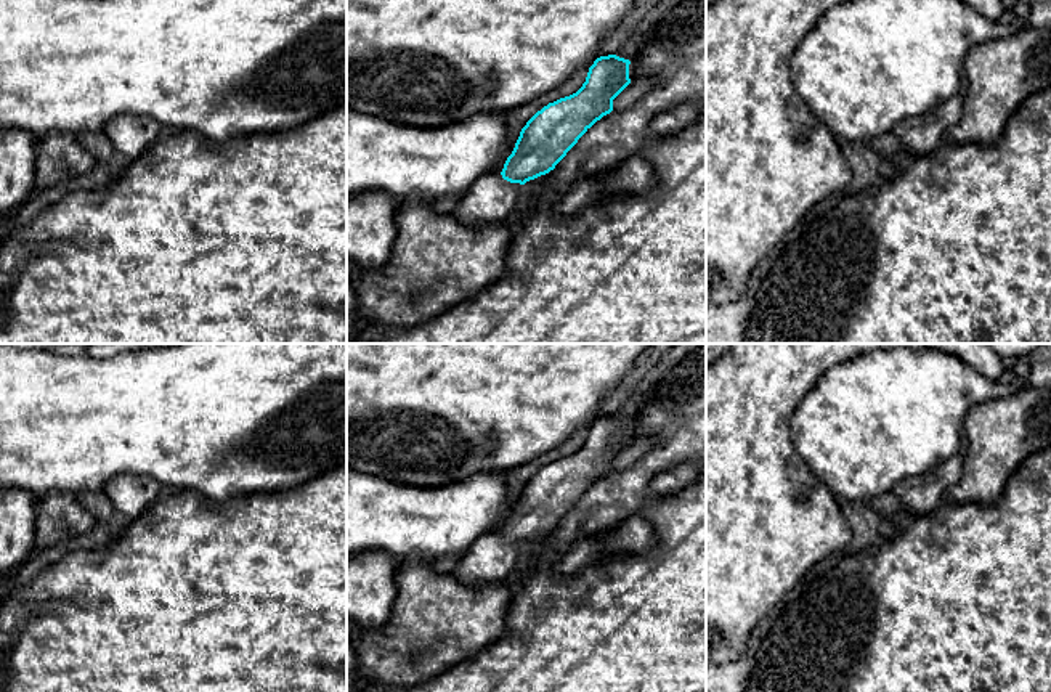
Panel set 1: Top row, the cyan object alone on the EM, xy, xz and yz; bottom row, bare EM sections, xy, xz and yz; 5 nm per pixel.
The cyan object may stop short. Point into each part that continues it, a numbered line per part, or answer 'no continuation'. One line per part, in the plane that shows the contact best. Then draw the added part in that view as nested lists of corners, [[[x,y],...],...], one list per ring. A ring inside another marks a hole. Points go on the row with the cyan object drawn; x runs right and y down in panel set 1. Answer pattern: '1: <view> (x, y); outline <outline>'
1: xz (491, 201); outline [[[486,173],[464,194],[451,214],[456,220],[475,226],[499,226],[518,210],[523,185],[510,183],[501,173]]]

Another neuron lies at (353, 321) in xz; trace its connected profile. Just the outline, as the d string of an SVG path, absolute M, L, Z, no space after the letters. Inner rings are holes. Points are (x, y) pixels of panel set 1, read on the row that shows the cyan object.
M347 276L347 337L361 331L364 324L366 320L358 315L356 294Z

